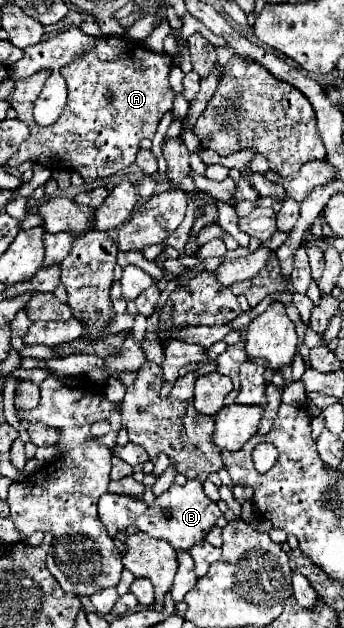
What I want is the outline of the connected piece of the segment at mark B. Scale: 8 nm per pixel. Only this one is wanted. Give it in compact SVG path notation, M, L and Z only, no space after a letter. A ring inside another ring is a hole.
M186 481L184 487L172 485L166 493L154 497L154 505L146 505L142 497L132 495L118 495L118 493L104 493L98 501L98 515L104 523L108 535L116 535L118 531L126 529L128 525L134 525L136 529L168 541L176 551L190 551L194 545L204 543L206 533L216 525L222 511L218 505L206 497L200 481ZM168 511L170 515L166 515Z

